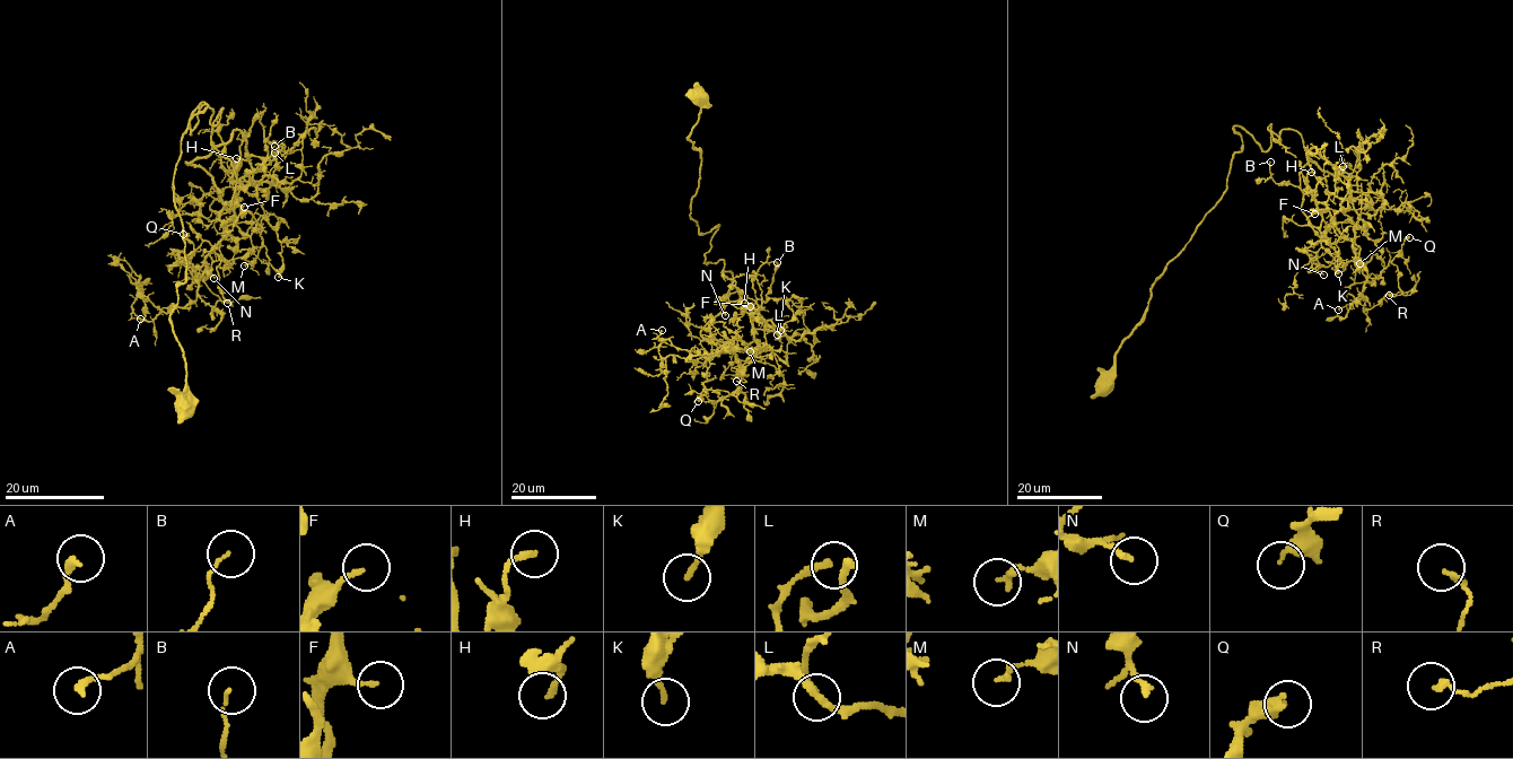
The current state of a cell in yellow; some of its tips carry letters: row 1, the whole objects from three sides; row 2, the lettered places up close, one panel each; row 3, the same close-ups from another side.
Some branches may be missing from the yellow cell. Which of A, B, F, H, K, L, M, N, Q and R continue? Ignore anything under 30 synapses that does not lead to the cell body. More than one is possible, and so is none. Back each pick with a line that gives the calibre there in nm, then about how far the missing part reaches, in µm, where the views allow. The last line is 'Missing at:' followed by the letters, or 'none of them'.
L: Thickness 200 nm. Missing length about 25 µm
Missing at: L

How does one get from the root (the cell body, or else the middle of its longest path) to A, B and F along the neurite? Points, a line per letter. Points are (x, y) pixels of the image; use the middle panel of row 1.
A: (697, 96), (690, 218), (718, 225), (705, 263), (733, 275), (701, 334), (734, 347), (691, 355), (662, 330)
B: (697, 96), (690, 218), (718, 225), (705, 263), (733, 275), (723, 299), (743, 291), (743, 313), (777, 262)
F: (697, 96), (690, 218), (718, 225), (705, 263), (723, 260), (723, 299), (750, 306)

